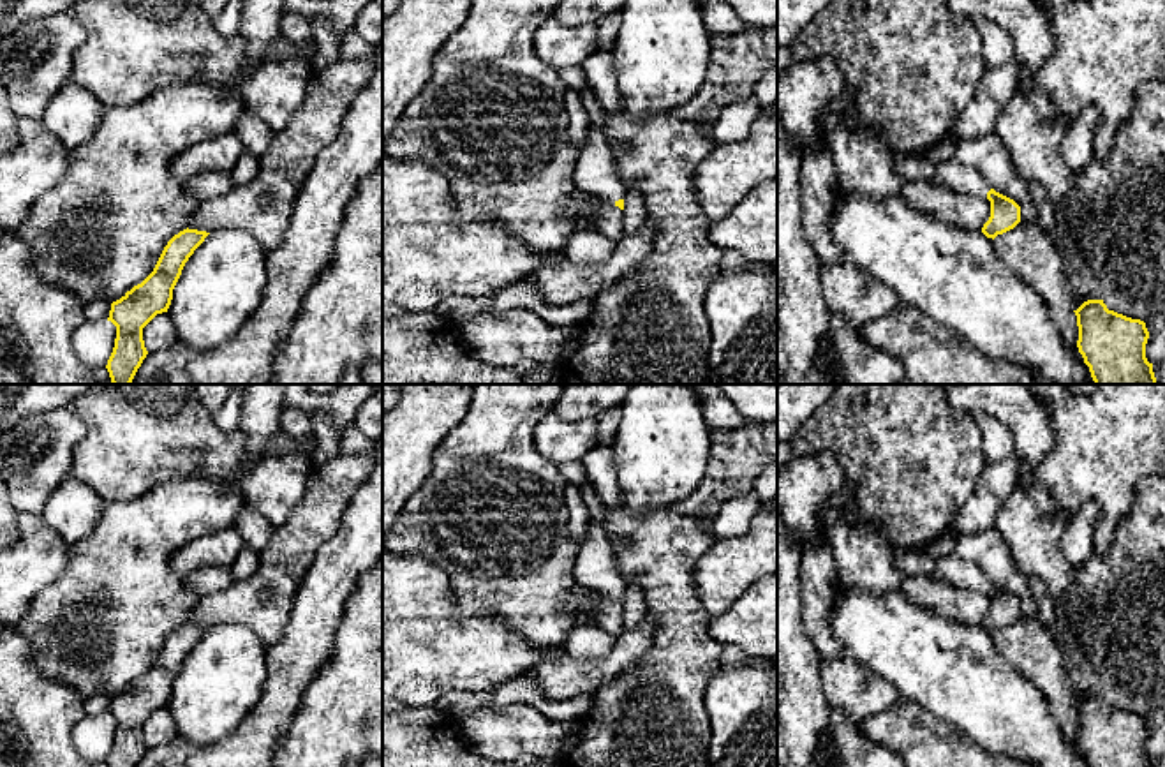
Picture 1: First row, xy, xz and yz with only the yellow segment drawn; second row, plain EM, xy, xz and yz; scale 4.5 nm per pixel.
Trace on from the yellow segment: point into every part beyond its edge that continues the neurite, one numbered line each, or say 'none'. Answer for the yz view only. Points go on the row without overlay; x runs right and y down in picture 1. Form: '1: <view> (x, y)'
1: yz (952, 570)

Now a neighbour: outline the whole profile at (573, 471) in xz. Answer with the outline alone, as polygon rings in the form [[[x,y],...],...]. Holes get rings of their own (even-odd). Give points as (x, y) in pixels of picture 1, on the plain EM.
[[[569,460],[559,465],[559,471],[568,485],[580,488],[589,483],[589,474],[582,460]]]

